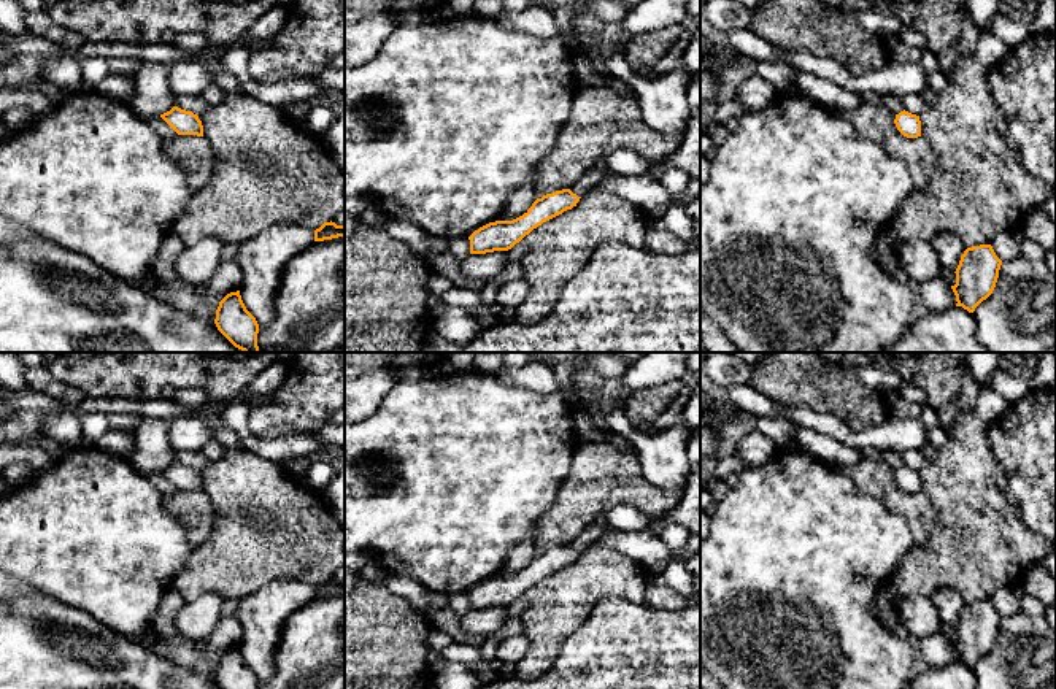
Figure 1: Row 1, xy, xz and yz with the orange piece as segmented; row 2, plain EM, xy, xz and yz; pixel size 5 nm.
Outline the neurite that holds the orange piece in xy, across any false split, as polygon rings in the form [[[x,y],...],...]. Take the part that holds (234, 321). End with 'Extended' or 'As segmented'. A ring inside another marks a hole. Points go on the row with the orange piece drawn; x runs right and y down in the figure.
[[[240,291],[227,294],[216,310],[218,330],[243,352],[259,352],[259,324],[246,310]]]. As segmented

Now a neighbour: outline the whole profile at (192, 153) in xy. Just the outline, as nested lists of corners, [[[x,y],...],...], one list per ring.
[[[176,135],[164,144],[165,154],[175,160],[189,176],[191,189],[202,189],[214,170],[214,152],[203,137]]]

